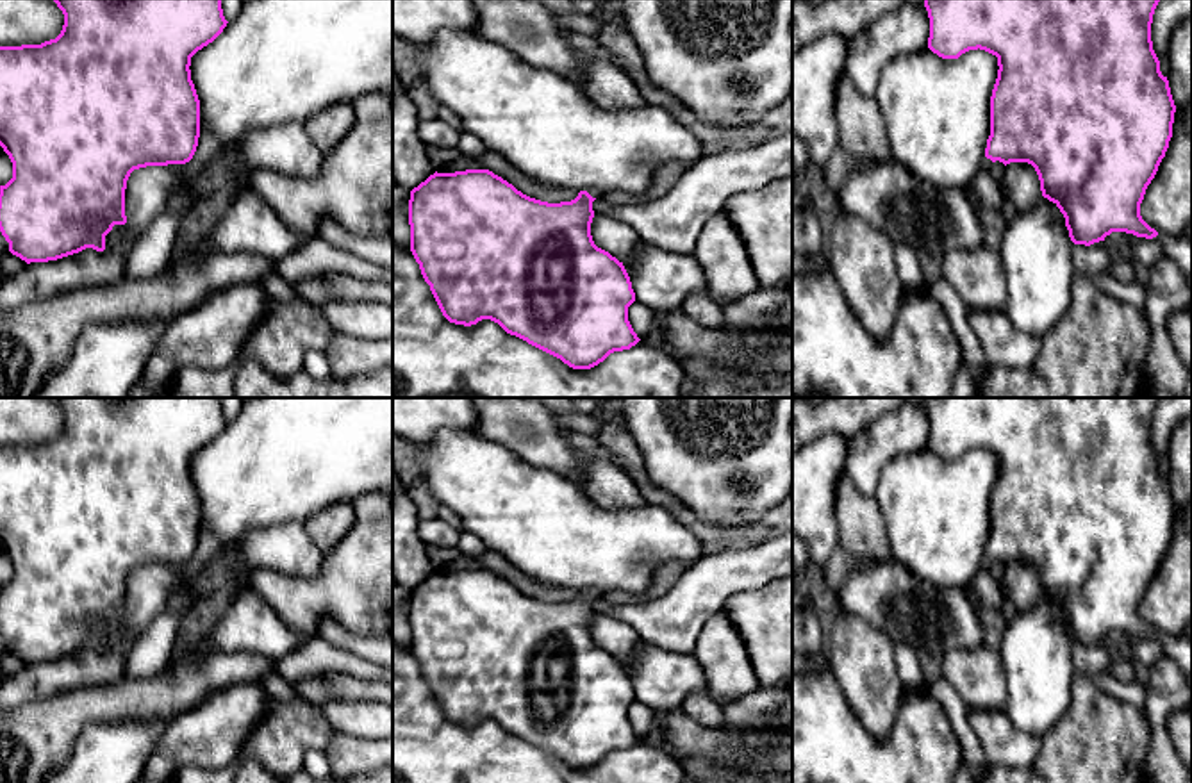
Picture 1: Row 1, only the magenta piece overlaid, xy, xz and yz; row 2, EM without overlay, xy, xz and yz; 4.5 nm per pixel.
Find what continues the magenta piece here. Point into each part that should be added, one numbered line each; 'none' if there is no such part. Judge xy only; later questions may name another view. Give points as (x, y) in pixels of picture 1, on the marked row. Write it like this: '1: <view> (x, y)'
none

